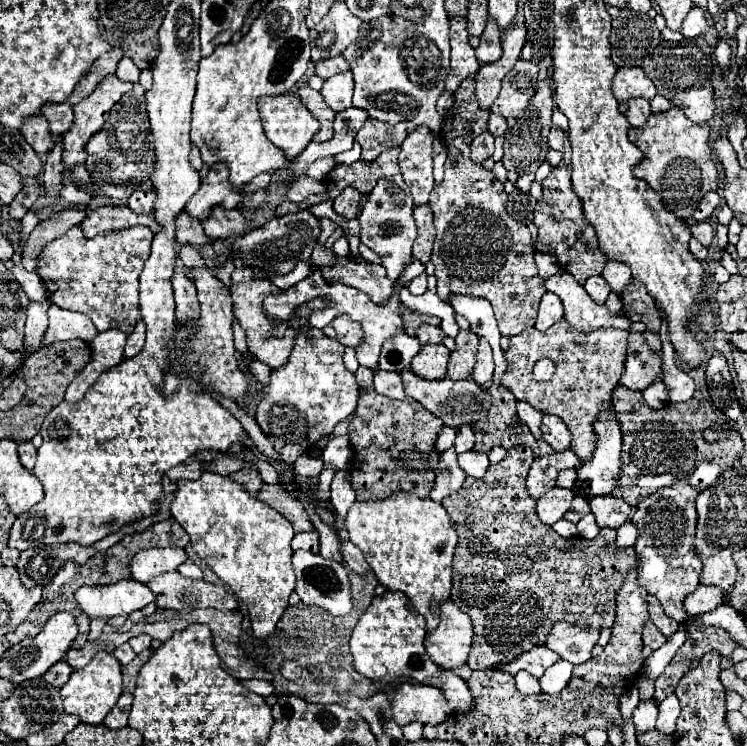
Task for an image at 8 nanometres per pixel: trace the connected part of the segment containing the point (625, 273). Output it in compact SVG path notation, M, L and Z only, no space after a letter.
M608 260L606 266L604 266L602 276L604 276L606 282L610 284L610 288L612 288L614 292L618 292L618 294L622 294L622 290L624 290L626 284L628 284L628 280L632 278L630 266L624 264L624 262L620 262L620 260Z

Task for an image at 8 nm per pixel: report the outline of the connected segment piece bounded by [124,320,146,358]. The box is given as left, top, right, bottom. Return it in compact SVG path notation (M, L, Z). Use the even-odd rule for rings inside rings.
M140 320L136 324L134 332L128 336L128 344L126 344L126 350L124 350L124 356L126 358L132 358L132 356L136 356L142 350L144 340L146 340L144 332L146 332L146 324L144 324L144 320Z

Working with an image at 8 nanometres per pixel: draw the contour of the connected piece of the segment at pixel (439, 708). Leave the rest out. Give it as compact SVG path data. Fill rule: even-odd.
M402 684L396 692L388 692L394 706L394 718L400 726L414 720L422 724L440 724L450 714L450 706L442 692L432 686Z

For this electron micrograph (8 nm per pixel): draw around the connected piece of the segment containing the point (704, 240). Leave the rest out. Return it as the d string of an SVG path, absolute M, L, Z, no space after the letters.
M696 222L692 228L690 228L692 236L702 244L702 246L710 246L712 244L712 238L714 238L714 228L710 226L710 222Z

